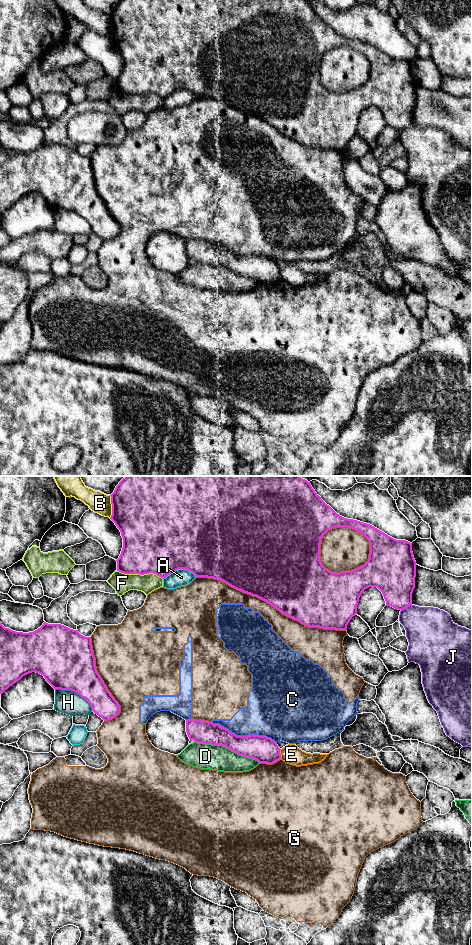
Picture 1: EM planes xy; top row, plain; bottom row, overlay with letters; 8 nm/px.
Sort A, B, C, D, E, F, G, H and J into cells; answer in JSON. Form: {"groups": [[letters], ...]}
{"groups": [["A"], ["B"], ["C", "G"], ["D"], ["E"], ["F"], ["H"], ["J"]]}

